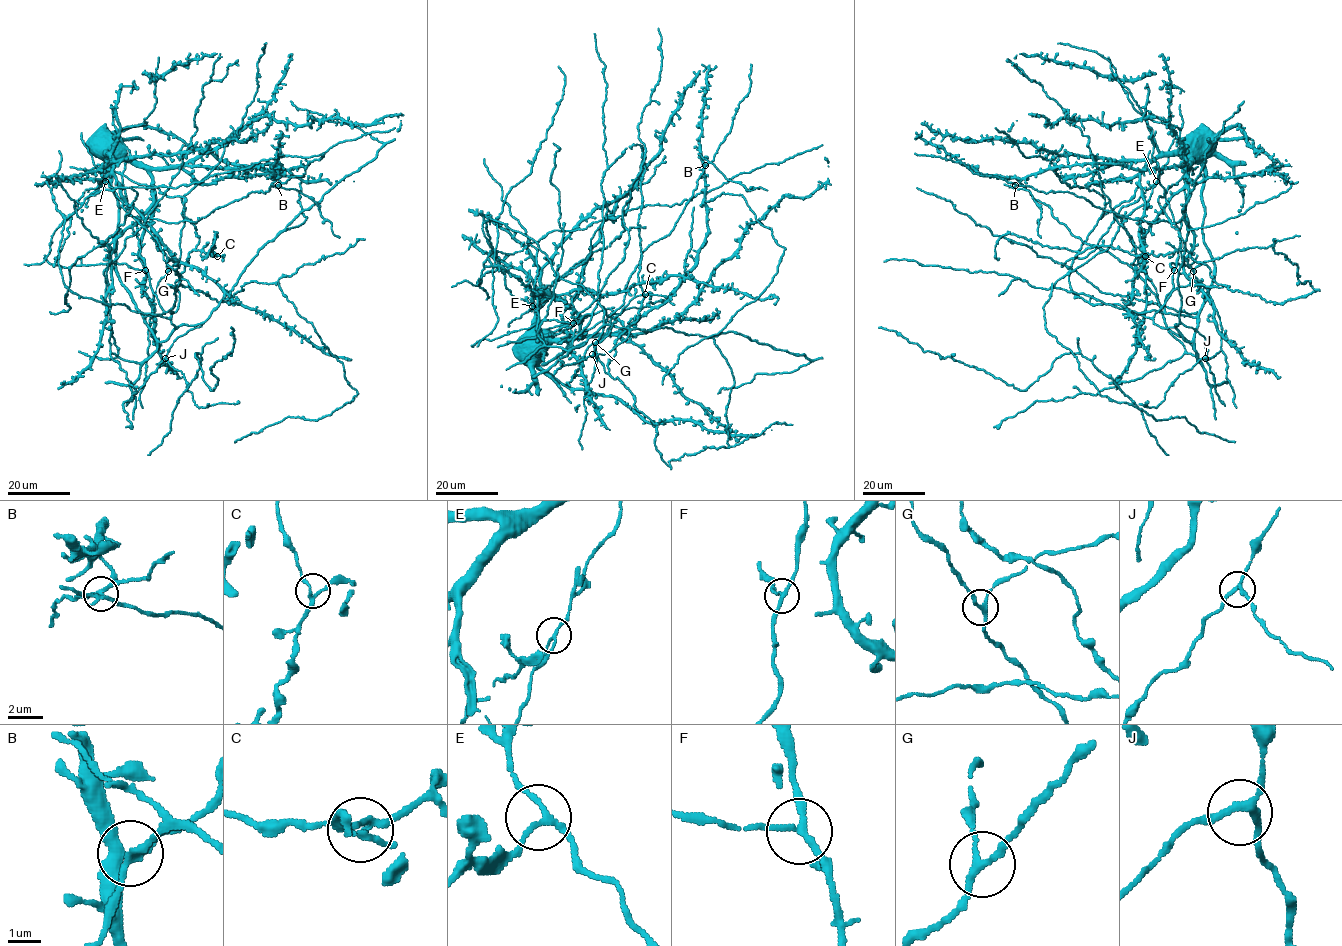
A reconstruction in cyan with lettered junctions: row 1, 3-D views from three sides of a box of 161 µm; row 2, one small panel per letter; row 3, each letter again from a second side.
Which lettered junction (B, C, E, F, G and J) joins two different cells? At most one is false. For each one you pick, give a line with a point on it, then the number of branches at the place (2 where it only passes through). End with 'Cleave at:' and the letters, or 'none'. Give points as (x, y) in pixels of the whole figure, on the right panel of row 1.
B: (1015, 185) | 3
Cleave at: B

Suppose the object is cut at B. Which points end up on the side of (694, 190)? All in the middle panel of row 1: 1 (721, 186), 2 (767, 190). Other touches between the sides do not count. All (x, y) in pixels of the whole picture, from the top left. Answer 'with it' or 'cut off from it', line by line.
1: with it
2: cut off from it

